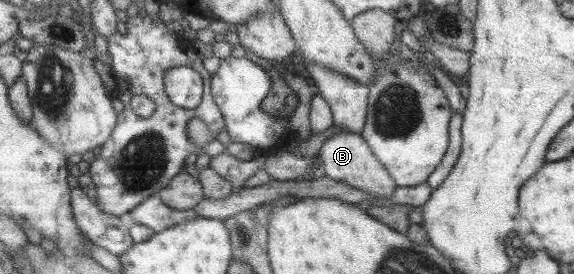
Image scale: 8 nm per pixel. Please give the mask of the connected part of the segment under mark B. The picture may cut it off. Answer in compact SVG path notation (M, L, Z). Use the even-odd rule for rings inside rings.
M346 131L333 135L322 144L318 155L321 159L323 175L330 179L340 181L360 191L368 191L372 196L390 196L396 189L389 172L374 157L368 145L362 140L359 134Z

